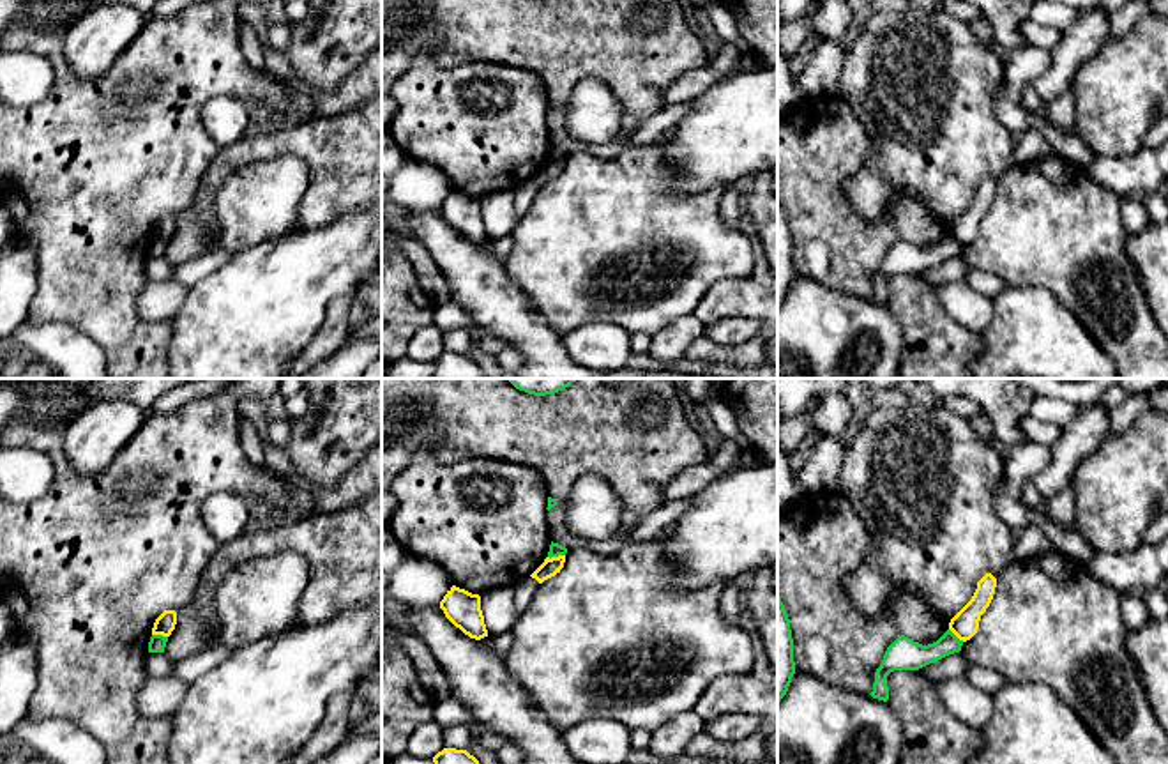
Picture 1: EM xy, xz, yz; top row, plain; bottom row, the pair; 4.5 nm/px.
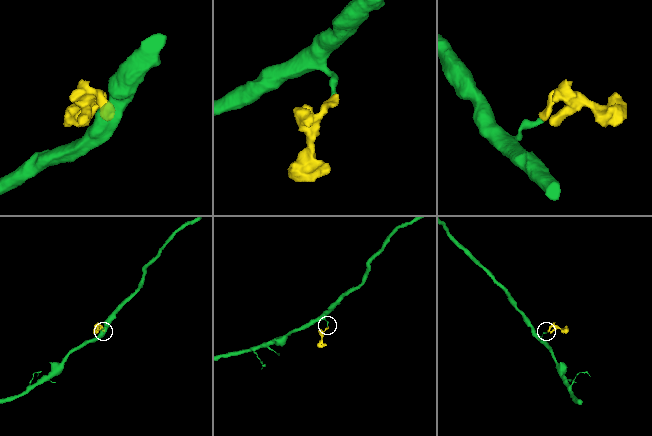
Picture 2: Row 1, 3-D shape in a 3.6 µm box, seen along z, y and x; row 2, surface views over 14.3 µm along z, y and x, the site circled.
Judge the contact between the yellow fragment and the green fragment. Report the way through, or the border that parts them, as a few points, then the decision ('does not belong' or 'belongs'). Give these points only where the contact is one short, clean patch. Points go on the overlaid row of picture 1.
along xz (564, 554), (548, 557) | does not belong

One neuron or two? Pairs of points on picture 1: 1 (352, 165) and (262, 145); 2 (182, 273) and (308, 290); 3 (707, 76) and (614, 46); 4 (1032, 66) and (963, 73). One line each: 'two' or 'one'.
1: one
2: two
3: two
4: two

